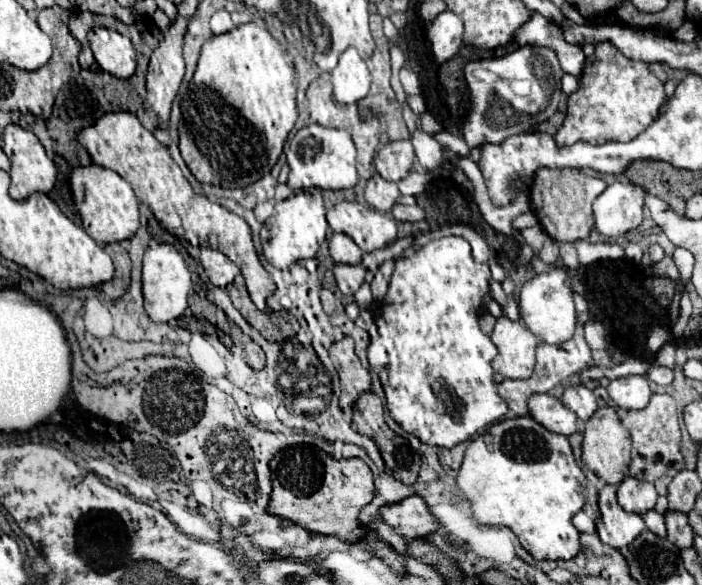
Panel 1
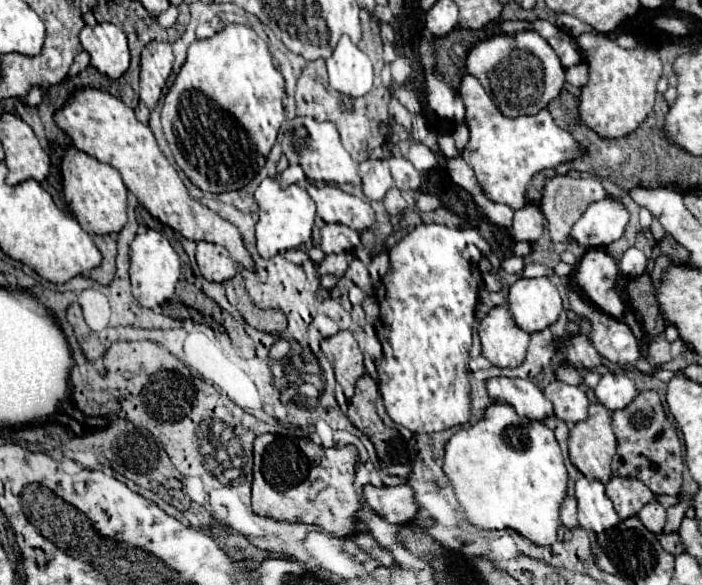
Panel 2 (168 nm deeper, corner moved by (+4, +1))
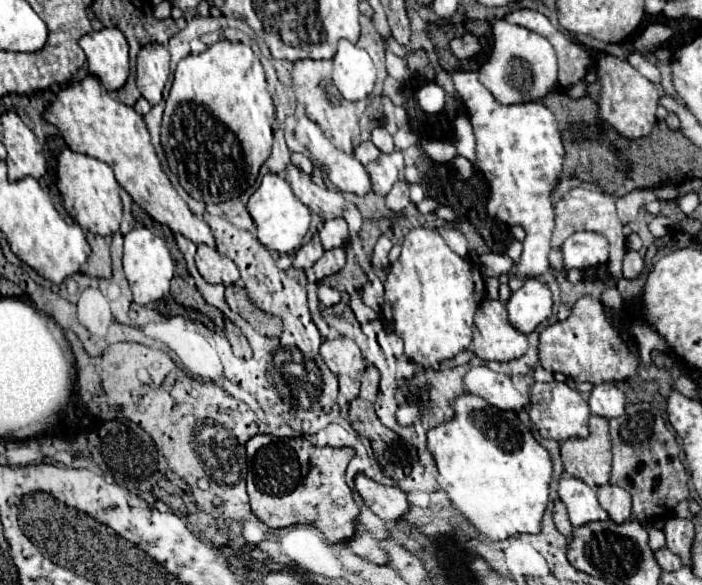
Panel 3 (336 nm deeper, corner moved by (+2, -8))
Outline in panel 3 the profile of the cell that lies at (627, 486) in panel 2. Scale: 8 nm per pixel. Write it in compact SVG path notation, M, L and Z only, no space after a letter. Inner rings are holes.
M601 485L595 489L597 499L601 507L609 513L609 517L615 523L625 523L629 521L629 511L631 511L631 499L629 493L617 485Z

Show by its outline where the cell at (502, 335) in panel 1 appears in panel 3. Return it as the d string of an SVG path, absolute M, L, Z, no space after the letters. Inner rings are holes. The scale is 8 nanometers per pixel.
M487 299L475 313L475 329L469 351L483 361L509 361L527 351L527 337L509 323L507 309L501 301Z

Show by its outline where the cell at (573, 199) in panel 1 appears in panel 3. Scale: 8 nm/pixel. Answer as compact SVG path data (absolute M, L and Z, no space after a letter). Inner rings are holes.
M575 189L571 191L575 195L575 199L561 199L557 205L555 205L555 219L557 223L563 223L567 227L555 227L553 231L553 239L551 239L551 247L553 249L559 249L563 245L563 241L573 235L575 231L595 231L595 233L601 233L603 237L609 239L609 265L607 265L607 271L611 275L611 279L617 283L623 279L623 273L621 273L621 259L625 255L625 231L623 231L623 225L621 221L617 219L617 213L615 213L615 197L603 193L603 191L591 191L591 207L589 207L589 191L585 189ZM569 207L575 207L575 211L571 211Z

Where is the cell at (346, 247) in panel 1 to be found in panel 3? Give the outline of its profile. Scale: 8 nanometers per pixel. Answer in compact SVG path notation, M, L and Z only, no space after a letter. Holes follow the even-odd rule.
M335 217L335 219L327 219L323 229L319 231L323 249L333 249L339 245L347 243L347 223L343 217Z

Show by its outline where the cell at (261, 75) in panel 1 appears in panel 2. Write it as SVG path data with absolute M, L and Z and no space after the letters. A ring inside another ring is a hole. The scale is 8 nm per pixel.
M229 24L213 38L193 42L161 110L163 132L177 166L203 192L231 192L247 186L265 166L265 160L277 140L279 126L285 118L283 98L285 80L273 64L269 46L251 28L243 24Z

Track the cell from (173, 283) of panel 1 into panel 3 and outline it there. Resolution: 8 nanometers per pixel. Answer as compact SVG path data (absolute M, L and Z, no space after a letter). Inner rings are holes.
M137 227L125 235L123 267L125 267L125 277L133 291L135 303L145 305L151 301L159 301L163 295L169 293L169 281L173 279L173 267L175 267L173 259L165 241L153 231L149 231L147 227Z

